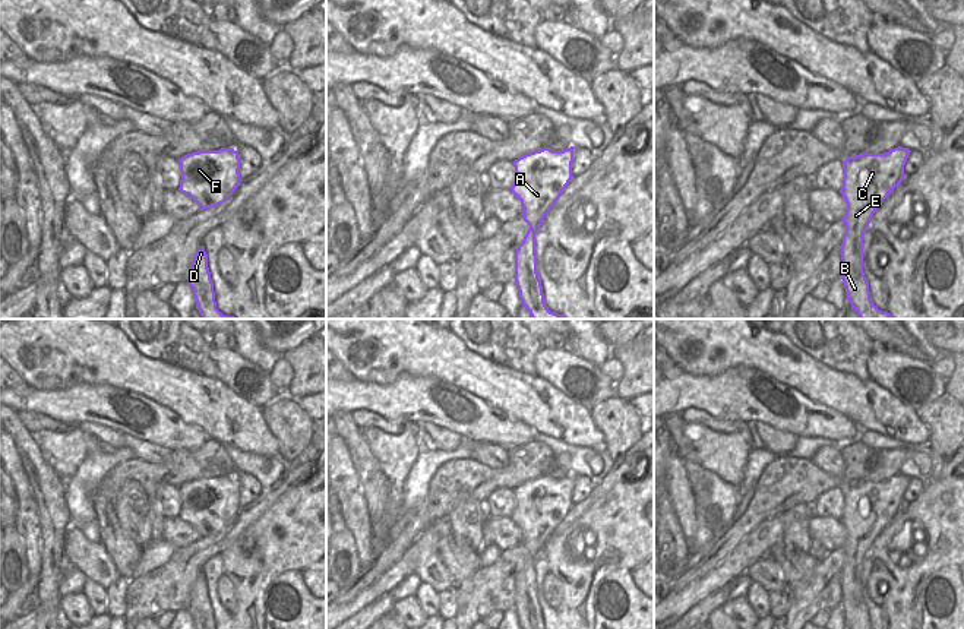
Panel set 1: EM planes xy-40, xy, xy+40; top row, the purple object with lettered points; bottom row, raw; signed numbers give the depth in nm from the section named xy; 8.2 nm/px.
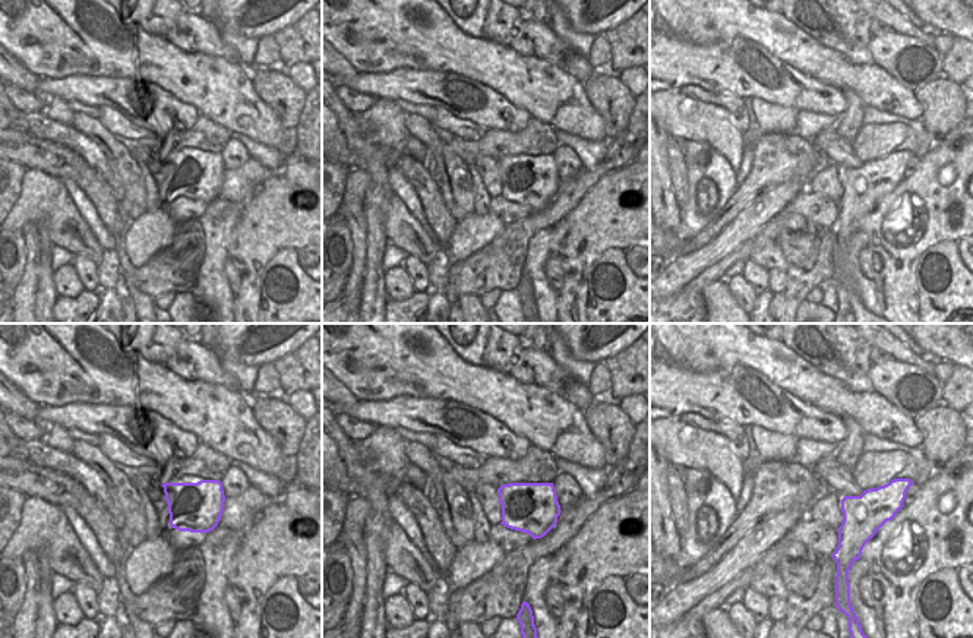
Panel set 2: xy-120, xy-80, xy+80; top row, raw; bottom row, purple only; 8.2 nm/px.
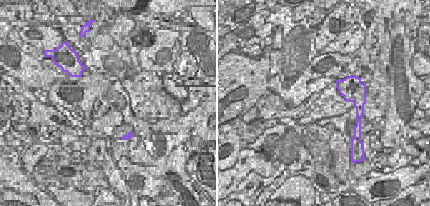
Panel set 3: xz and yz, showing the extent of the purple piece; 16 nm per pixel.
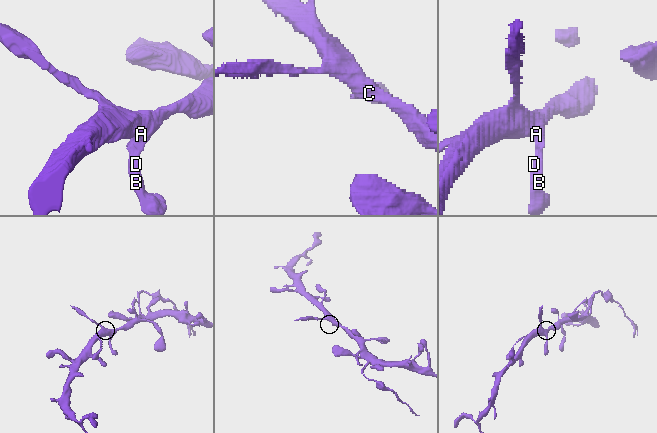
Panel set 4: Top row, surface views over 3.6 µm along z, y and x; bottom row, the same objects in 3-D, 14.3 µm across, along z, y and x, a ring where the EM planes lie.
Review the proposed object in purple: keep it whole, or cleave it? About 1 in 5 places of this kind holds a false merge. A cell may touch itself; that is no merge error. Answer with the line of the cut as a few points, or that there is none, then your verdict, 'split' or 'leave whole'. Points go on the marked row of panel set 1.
no cut; leave whole

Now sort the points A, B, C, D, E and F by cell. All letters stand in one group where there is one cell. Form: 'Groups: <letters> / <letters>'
Groups: A B C D E F

